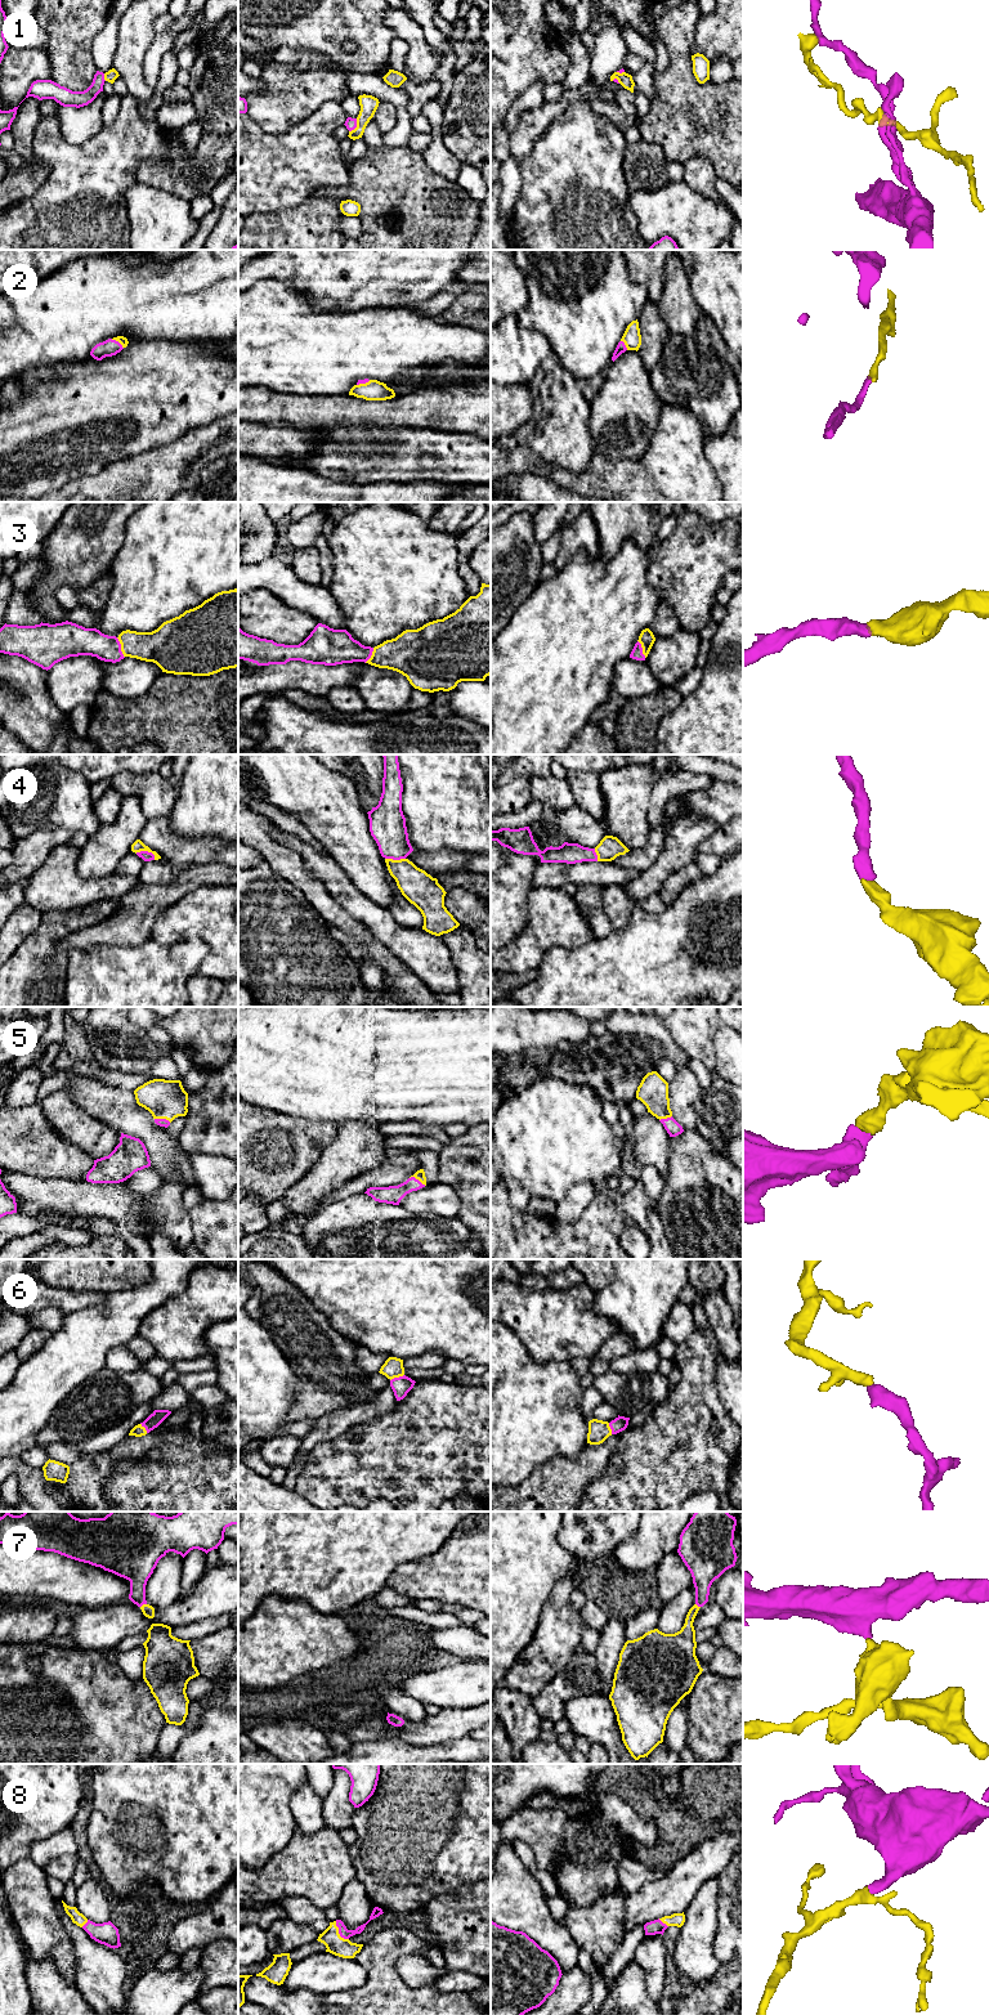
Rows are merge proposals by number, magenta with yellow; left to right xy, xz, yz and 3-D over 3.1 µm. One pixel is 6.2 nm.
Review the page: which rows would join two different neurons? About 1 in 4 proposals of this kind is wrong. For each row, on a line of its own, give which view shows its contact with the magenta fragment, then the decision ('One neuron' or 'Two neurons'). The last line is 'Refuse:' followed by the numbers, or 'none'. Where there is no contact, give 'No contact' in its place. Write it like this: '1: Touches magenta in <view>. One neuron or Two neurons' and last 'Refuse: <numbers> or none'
1: Touches magenta in xz. Two neurons
2: Touches magenta in xy. One neuron
3: Touches magenta in xy. One neuron
4: Touches magenta in xy. One neuron
5: Touches magenta in xy. One neuron
6: Touches magenta in xz. One neuron
7: Touches magenta in xy. One neuron
8: Touches magenta in xz. One neuron
Refuse: 1

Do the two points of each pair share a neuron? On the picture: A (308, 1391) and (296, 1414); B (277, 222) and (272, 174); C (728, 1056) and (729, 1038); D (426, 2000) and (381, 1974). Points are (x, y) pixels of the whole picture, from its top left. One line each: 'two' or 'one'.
A: one
B: two
C: one
D: one

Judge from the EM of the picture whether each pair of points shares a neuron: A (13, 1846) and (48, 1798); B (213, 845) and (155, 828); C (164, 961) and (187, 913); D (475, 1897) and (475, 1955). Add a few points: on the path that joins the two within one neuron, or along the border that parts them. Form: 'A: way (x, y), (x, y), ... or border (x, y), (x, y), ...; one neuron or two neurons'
A: way (22, 1835), (41, 1816), (41, 1809); one neuron
B: way (198, 847), (174, 847), (169, 842); one neuron
C: border (150, 937), (161, 944), (201, 940); two neurons
D: way (475, 1911), (475, 1940); one neuron

